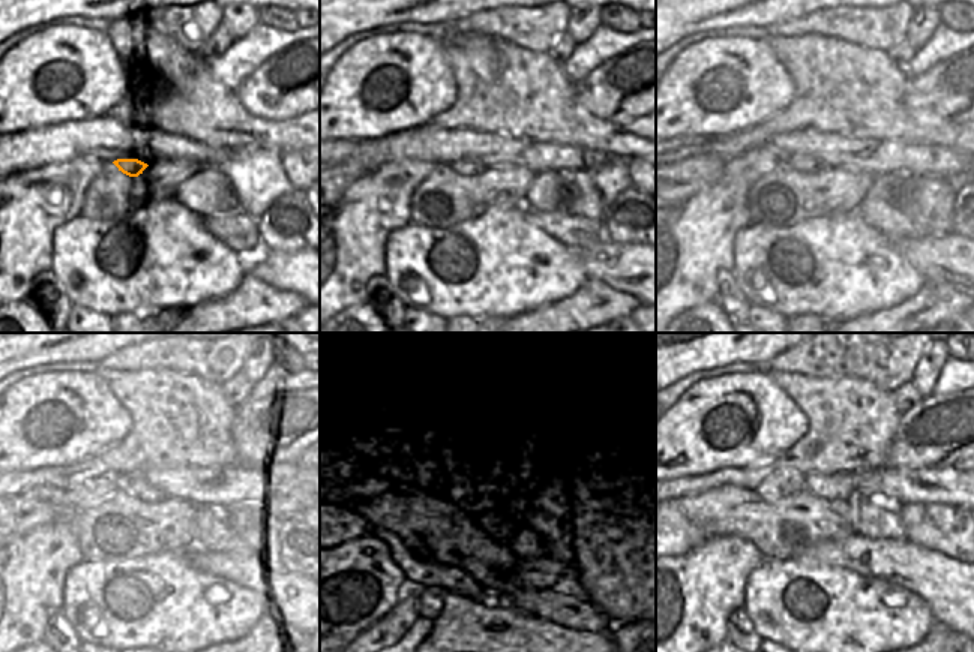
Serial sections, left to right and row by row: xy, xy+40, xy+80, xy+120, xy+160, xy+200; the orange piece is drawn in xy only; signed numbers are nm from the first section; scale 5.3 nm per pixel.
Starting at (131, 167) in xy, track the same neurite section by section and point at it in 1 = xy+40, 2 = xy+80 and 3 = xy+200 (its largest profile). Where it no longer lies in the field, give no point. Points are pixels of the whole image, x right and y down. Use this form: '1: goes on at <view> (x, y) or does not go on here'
1: goes on at xy+40 (462, 167)
2: goes on at xy+80 (803, 164)
3: goes on at xy+200 (836, 486)

